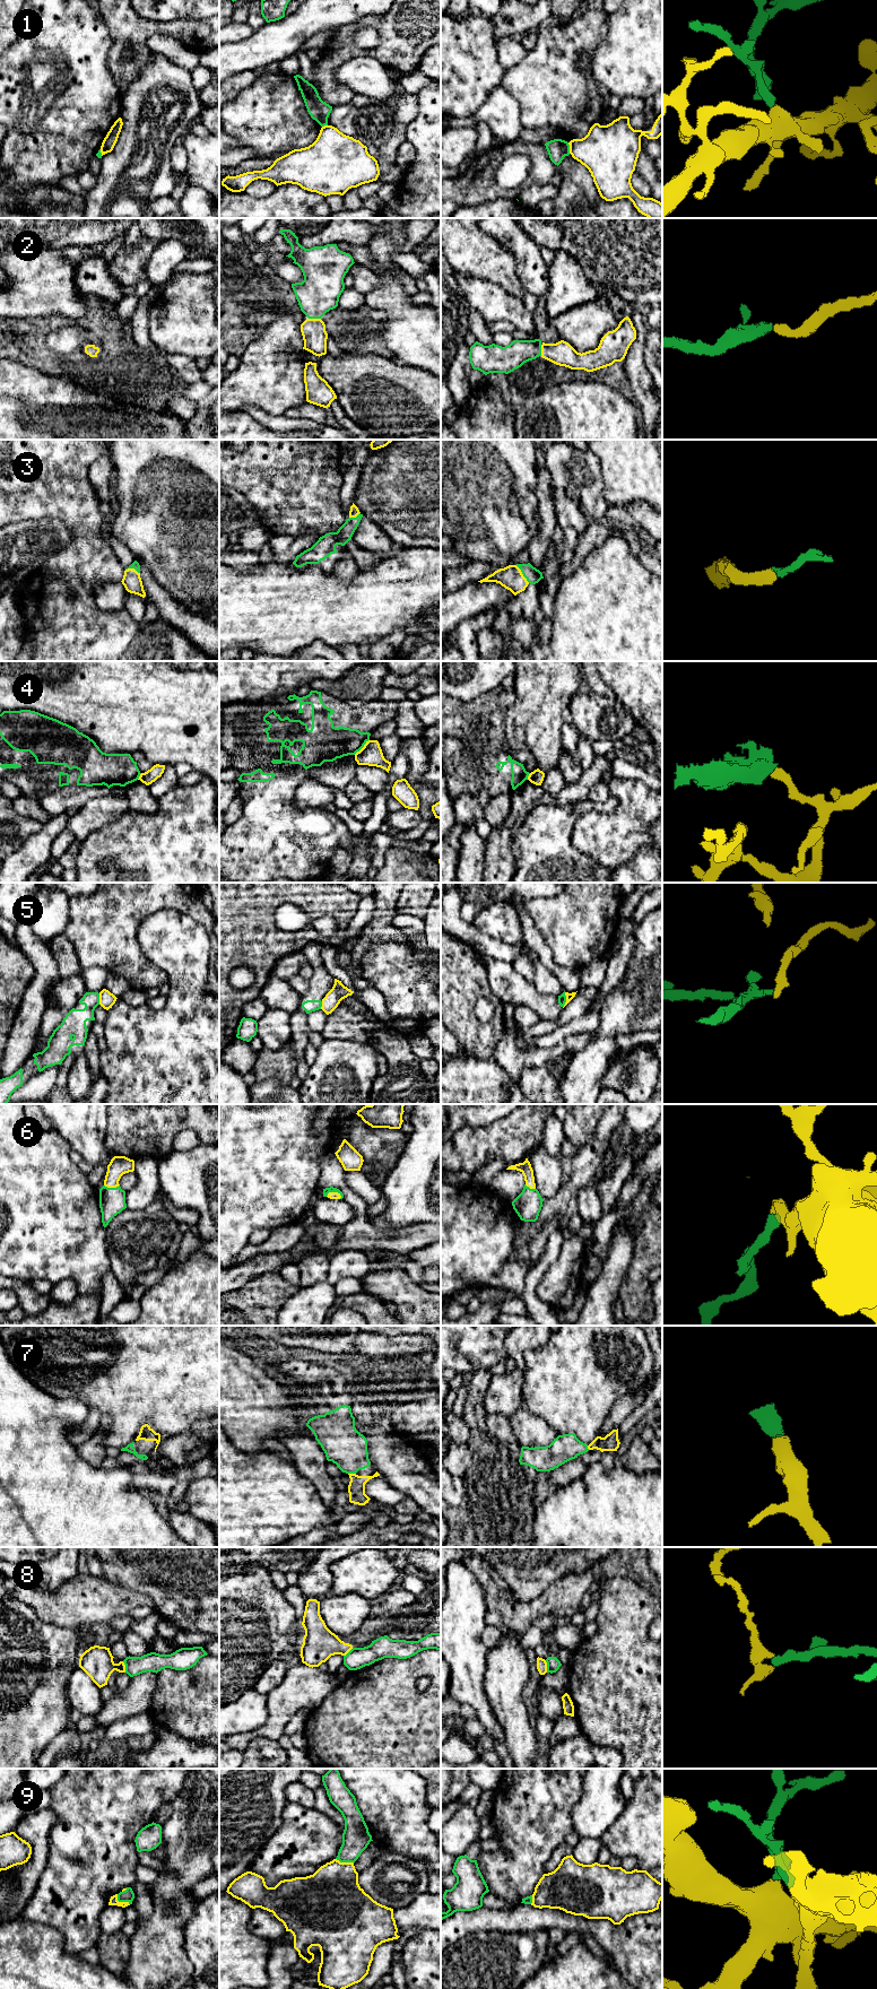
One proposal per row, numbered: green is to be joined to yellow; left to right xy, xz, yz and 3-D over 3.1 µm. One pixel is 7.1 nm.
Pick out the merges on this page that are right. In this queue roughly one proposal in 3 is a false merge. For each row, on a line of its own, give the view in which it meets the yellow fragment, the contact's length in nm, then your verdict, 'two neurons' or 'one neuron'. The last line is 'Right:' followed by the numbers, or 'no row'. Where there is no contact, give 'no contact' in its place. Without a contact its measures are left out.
1: meets yellow in yz; contact 80 nm long; two neurons
2: meets yellow in xz; contact 90 nm long; one neuron
3: meets yellow in yz; contact 160 nm long; one neuron
4: meets yellow in xz; contact 160 nm long; two neurons
5: meets yellow in yz; contact 110 nm long; two neurons
6: meets yellow in xz; contact 120 nm long; one neuron
7: meets yellow in xz; contact 60 nm long; one neuron
8: meets yellow in yz; contact 90 nm long; two neurons
9: meets yellow in xy; contact 120 nm long; one neuron
Right: 2, 3, 6, 7, 9

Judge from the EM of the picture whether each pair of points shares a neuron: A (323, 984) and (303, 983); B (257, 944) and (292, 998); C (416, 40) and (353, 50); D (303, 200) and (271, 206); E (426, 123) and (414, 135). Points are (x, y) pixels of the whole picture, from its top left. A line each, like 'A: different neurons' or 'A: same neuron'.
A: different neurons
B: different neurons
C: same neuron
D: same neuron
E: same neuron

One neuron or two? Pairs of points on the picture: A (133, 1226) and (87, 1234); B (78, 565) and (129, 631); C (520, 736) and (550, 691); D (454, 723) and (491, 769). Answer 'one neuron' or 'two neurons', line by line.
A: two neurons
B: one neuron
C: one neuron
D: one neuron

